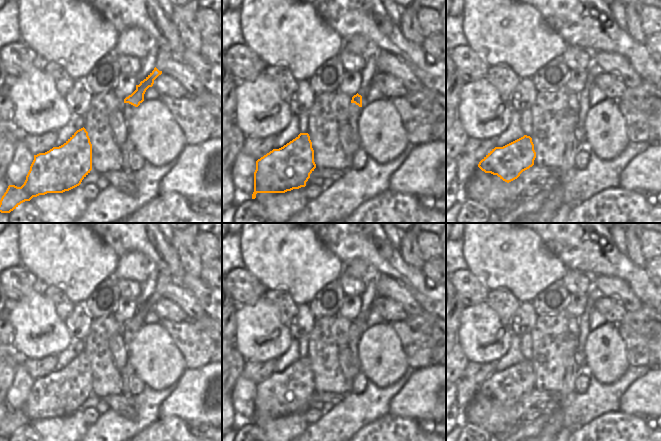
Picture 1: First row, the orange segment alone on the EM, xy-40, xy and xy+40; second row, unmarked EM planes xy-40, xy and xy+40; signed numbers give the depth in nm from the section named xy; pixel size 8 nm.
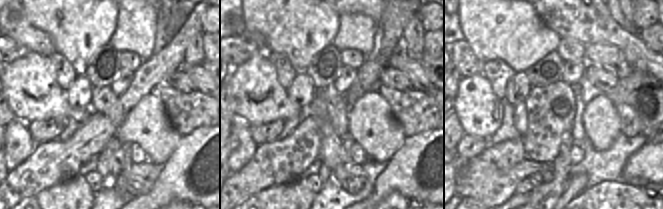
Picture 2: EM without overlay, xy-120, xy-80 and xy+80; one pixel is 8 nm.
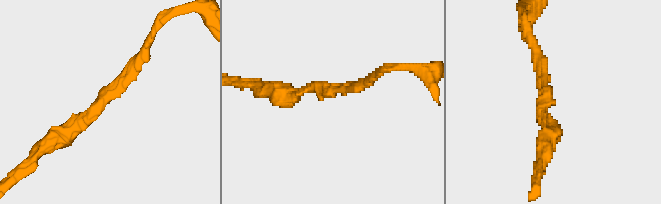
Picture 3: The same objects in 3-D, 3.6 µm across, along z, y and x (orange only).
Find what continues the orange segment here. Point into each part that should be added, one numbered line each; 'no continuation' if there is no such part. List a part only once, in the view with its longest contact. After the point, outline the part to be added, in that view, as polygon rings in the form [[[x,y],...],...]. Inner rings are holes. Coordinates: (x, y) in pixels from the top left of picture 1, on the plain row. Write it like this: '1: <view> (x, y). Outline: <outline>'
no continuation

